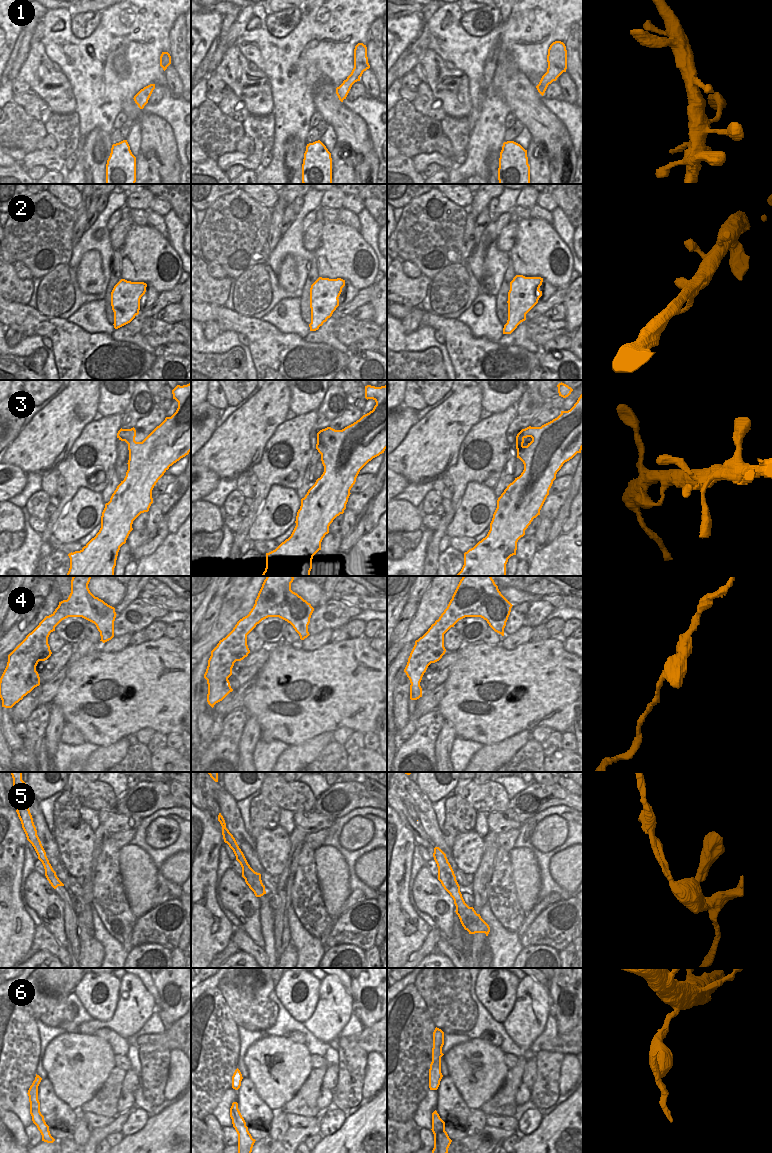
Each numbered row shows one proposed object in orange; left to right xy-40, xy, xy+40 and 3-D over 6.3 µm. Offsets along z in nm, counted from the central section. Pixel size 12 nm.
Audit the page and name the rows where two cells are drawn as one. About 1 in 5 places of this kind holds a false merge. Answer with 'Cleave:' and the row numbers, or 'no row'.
Cleave: 5, 6

